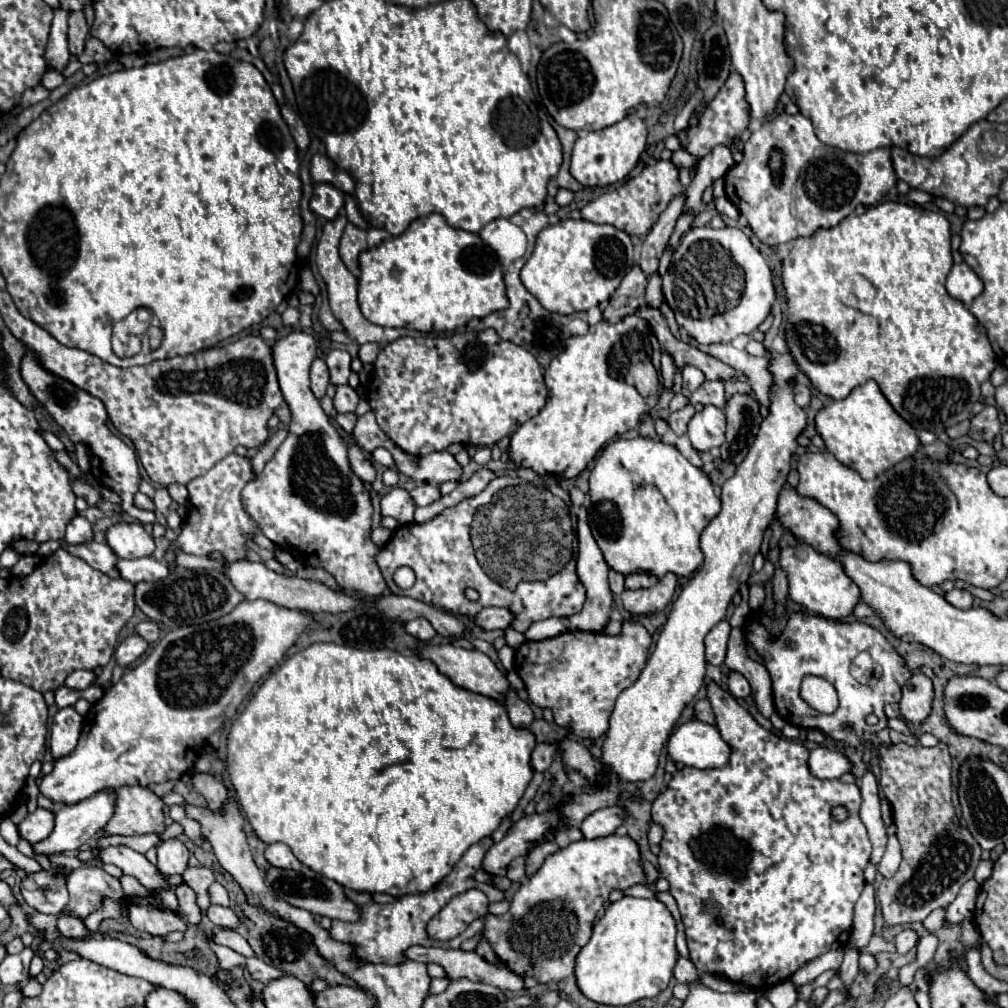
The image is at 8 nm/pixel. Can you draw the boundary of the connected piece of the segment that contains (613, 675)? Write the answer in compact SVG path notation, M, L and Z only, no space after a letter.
M625 619L621 633L615 637L605 633L567 631L543 641L525 641L515 651L515 669L527 687L531 703L535 703L541 709L549 707L559 727L567 727L581 739L599 739L609 729L609 717L615 699L623 689L631 687L637 681L639 673L643 671L645 661L649 657L649 647L651 647L651 635L647 633L647 629L631 619Z

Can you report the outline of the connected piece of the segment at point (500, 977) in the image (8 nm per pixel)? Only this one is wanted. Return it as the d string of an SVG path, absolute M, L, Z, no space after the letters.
M413 945L407 951L403 951L403 957L411 961L421 961L421 963L439 963L445 967L449 979L465 977L471 981L481 981L481 983L499 987L501 991L523 989L523 979L519 975L511 973L507 967L489 965L475 951L459 951L459 949L447 951L439 947Z

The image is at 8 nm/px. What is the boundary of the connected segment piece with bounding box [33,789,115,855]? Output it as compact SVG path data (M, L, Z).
M103 789L95 795L91 795L89 799L83 799L75 805L61 807L55 815L53 833L47 837L47 841L41 841L39 845L33 845L35 853L51 855L51 853L65 853L65 851L79 849L85 841L89 841L93 835L97 835L107 825L107 821L113 817L113 811L115 811L115 791L113 789Z

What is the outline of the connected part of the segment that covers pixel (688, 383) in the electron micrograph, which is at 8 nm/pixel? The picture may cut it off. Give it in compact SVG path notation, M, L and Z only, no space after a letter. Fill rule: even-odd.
M685 365L683 367L683 387L689 389L691 393L705 381L705 375L701 369L693 367L693 365Z

